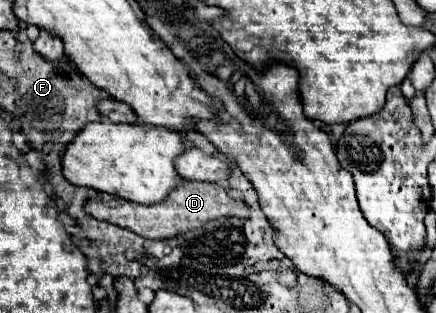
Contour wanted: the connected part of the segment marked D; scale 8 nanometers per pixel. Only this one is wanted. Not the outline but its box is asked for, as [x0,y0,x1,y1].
[85,180,249,240]

